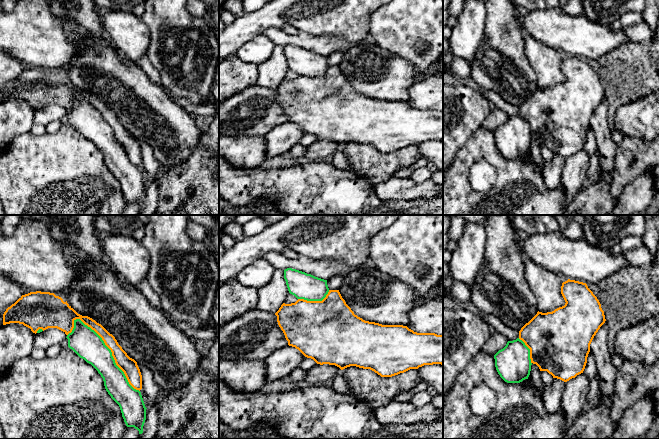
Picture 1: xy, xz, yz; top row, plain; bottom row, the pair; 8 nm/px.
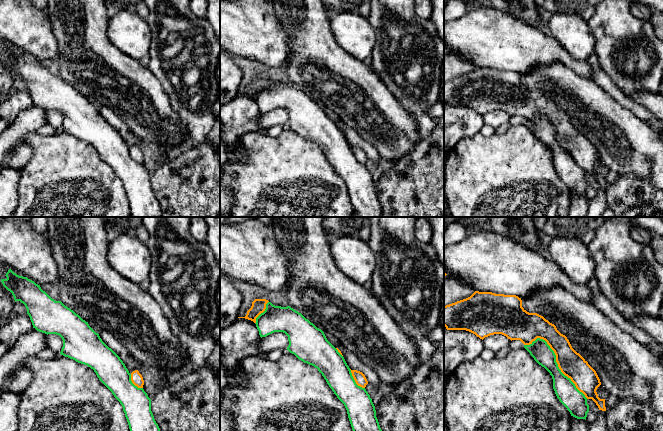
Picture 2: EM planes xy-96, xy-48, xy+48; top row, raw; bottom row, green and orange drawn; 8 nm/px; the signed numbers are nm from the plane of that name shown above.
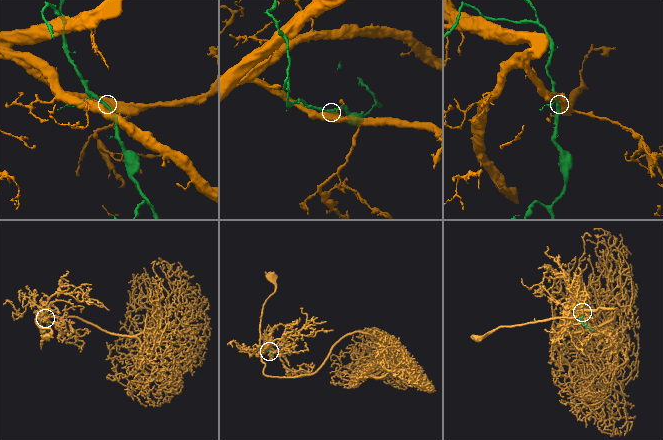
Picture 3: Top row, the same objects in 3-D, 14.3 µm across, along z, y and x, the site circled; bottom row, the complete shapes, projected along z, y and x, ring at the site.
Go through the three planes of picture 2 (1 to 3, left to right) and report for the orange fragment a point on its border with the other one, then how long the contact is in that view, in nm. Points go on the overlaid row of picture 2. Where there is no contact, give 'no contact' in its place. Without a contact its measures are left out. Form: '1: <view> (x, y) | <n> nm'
1: xy-96 (132, 383) | 160 nm
2: xy-48 (354, 380) | 200 nm
3: xy+48 (555, 360) | 650 nm

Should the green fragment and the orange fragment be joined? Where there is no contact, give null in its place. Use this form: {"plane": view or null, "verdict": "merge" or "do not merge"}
{"plane": "xy", "verdict": "do not merge"}

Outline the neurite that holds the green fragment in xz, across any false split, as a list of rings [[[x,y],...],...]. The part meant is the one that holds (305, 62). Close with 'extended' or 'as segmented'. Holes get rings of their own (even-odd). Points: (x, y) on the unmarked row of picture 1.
[[[285,45],[284,55],[289,69],[297,75],[322,77],[329,68],[327,56],[296,45]]] | as segmented

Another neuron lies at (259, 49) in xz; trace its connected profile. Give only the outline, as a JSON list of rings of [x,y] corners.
[[[260,34],[240,46],[235,55],[241,61],[258,66],[271,57],[275,46],[276,44],[269,37]]]

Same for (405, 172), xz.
[[[413,166],[402,167],[395,173],[394,176],[399,178],[410,178],[414,170],[415,168]]]

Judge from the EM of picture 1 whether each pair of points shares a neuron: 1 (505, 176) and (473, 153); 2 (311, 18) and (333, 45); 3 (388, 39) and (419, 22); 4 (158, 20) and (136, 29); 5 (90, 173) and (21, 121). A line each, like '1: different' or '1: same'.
1: same
2: different
3: same
4: different
5: different

